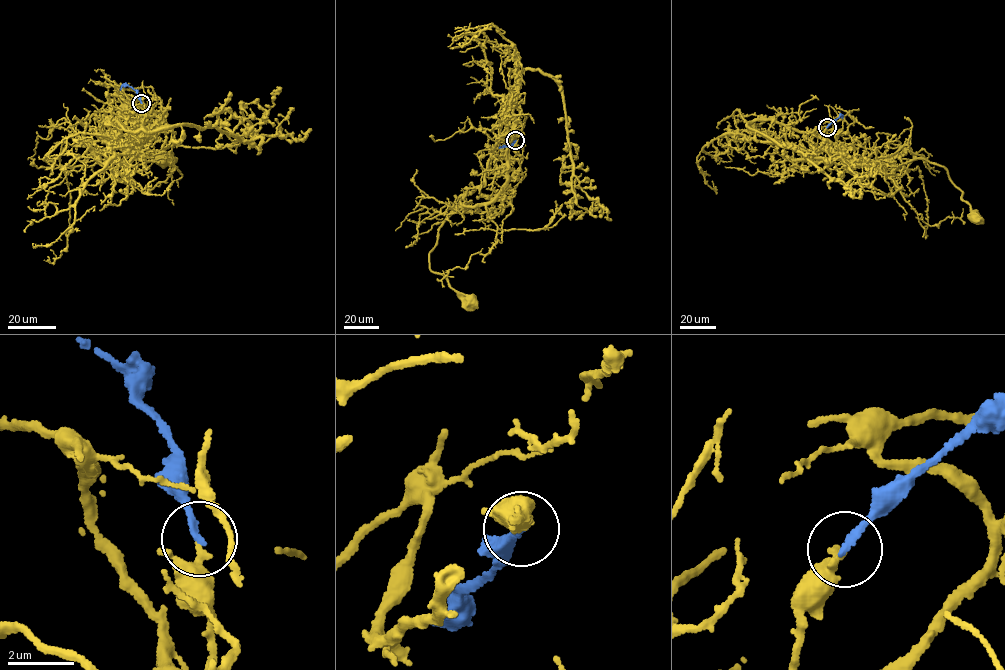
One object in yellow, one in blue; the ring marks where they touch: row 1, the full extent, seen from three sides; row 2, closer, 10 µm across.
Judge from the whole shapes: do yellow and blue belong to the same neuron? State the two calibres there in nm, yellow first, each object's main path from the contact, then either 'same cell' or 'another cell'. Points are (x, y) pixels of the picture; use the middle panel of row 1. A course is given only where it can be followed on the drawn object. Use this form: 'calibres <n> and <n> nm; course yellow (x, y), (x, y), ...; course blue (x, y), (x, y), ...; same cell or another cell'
calibres 220 and 200 nm; course yellow (515, 140), (506, 186), (491, 201), (455, 210), (429, 253), (431, 271), (471, 300); course blue (515, 140), (499, 147); another cell

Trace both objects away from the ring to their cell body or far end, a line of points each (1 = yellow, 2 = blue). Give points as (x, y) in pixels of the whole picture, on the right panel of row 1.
1: (827, 127), (827, 148), (844, 161), (888, 174), (917, 158), (942, 166), (974, 216)
2: (827, 127), (841, 115), (842, 118)

